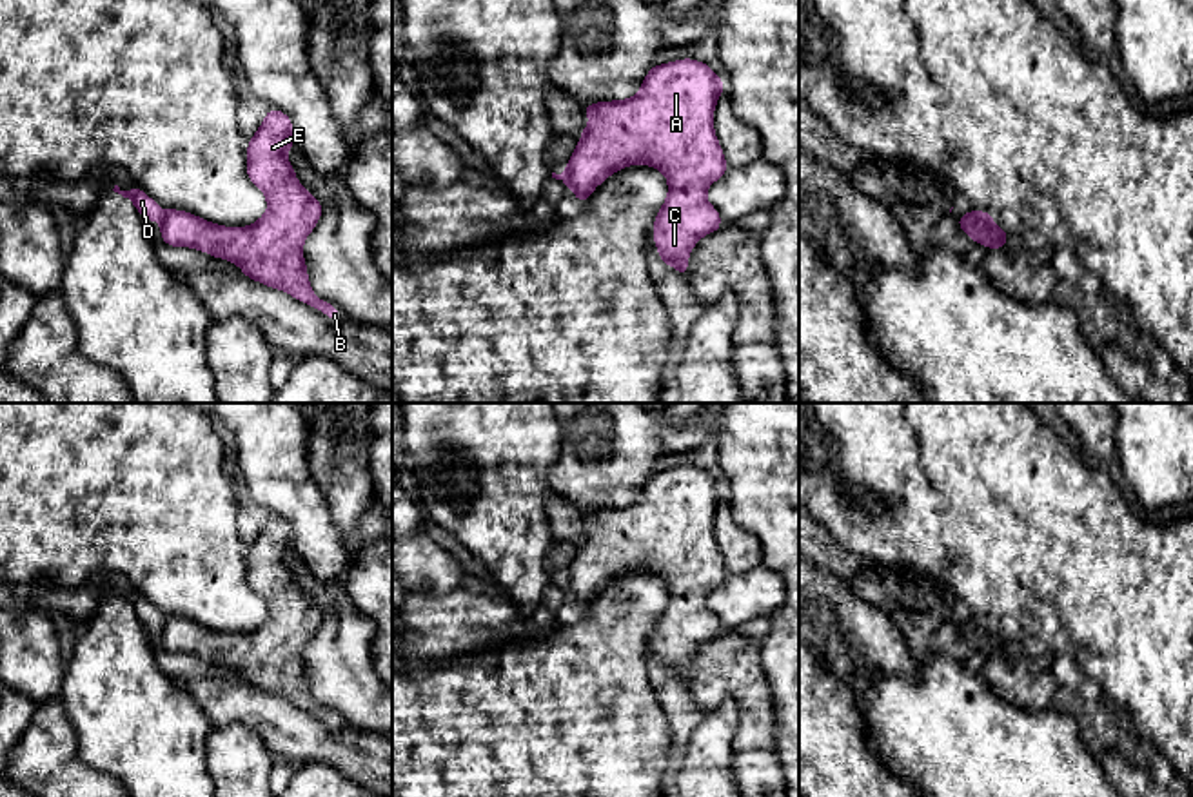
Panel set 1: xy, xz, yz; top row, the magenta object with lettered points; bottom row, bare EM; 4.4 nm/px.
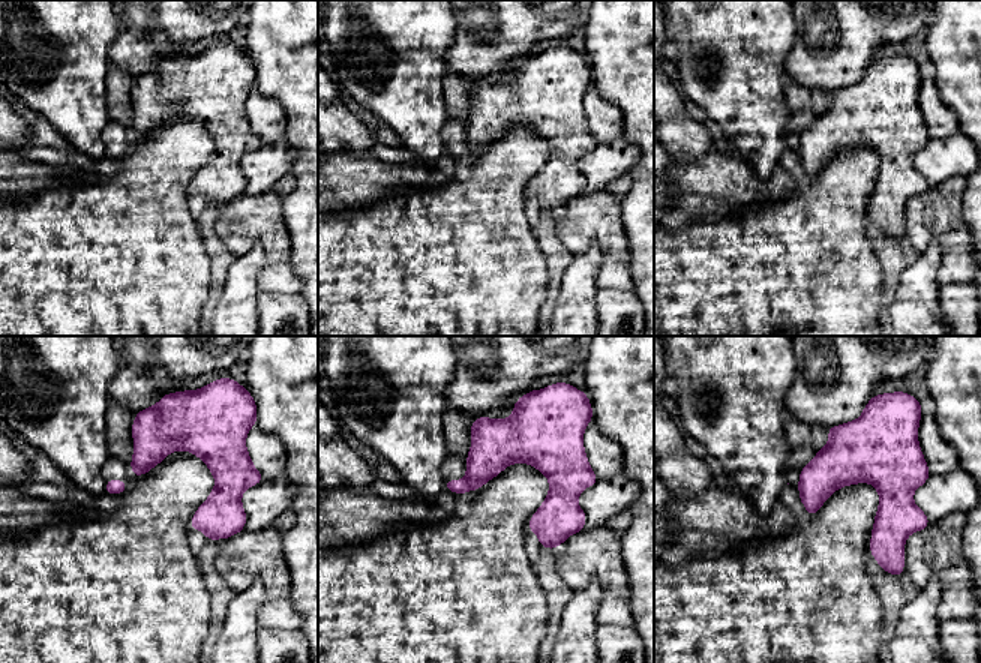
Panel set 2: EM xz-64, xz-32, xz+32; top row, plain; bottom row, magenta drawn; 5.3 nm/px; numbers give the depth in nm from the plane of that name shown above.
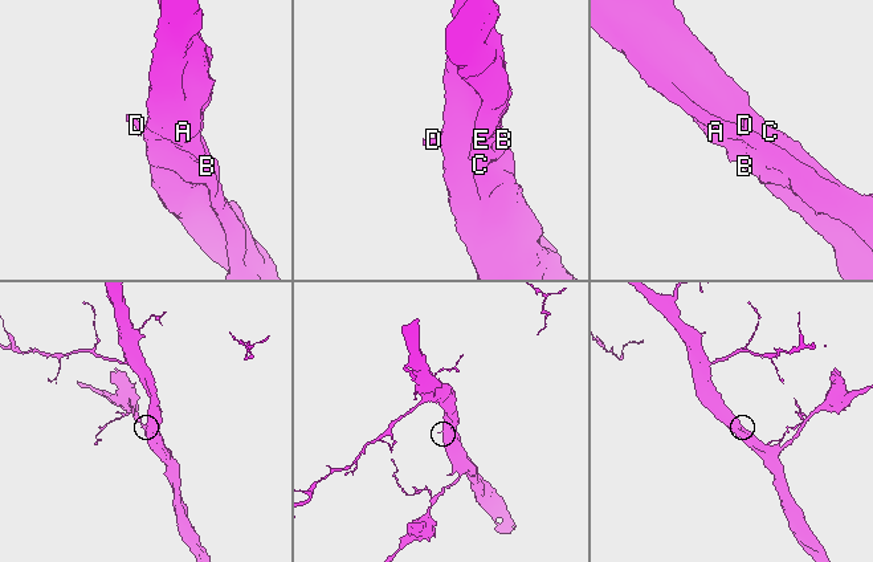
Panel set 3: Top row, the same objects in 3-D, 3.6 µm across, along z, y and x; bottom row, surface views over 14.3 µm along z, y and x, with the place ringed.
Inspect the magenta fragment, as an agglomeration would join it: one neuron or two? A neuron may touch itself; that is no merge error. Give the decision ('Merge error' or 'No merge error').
Merge error

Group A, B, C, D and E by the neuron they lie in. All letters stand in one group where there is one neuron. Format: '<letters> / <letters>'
A B C E / D

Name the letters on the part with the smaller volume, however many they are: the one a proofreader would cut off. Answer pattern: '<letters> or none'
D

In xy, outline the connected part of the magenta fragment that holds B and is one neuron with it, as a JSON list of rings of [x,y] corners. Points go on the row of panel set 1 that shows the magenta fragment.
[[[271,107],[247,145],[247,176],[267,198],[267,212],[249,227],[223,227],[185,211],[163,211],[160,236],[171,247],[191,247],[236,263],[245,278],[289,292],[332,321],[341,312],[320,300],[309,283],[303,240],[323,205],[296,180],[287,151],[296,147],[291,118]]]

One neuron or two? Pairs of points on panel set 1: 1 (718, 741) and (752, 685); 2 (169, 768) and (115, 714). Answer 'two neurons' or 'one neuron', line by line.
1: two neurons
2: one neuron

